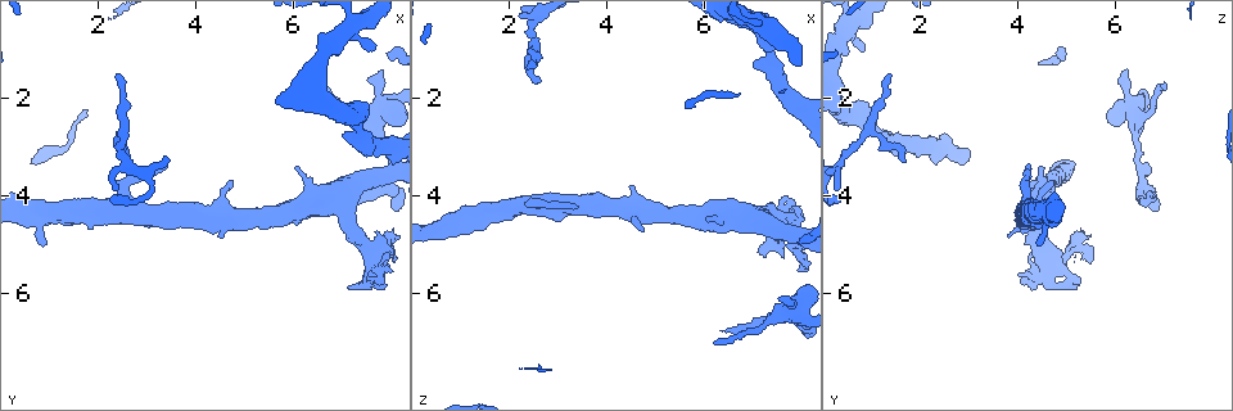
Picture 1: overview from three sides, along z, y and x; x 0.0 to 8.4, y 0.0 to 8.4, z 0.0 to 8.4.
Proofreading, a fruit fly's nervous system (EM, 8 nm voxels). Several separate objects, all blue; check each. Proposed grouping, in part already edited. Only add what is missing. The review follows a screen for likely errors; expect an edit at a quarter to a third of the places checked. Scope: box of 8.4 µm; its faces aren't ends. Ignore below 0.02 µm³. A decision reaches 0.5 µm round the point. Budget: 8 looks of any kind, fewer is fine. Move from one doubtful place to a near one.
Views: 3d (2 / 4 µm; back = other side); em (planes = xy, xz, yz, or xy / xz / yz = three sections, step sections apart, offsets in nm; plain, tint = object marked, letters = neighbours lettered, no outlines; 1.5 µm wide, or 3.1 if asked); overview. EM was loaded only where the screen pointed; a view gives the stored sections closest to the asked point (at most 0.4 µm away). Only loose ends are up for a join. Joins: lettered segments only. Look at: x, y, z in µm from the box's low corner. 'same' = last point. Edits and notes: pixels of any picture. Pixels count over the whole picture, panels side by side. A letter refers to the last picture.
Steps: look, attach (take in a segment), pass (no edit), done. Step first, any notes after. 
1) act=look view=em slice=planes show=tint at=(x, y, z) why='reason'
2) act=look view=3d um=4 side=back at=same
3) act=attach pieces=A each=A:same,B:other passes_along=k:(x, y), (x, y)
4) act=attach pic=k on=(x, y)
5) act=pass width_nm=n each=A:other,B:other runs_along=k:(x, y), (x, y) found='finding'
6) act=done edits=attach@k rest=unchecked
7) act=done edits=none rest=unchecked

act=look view=3d um=2 at=(4.75, 3.75, 4.70) why='an open end'

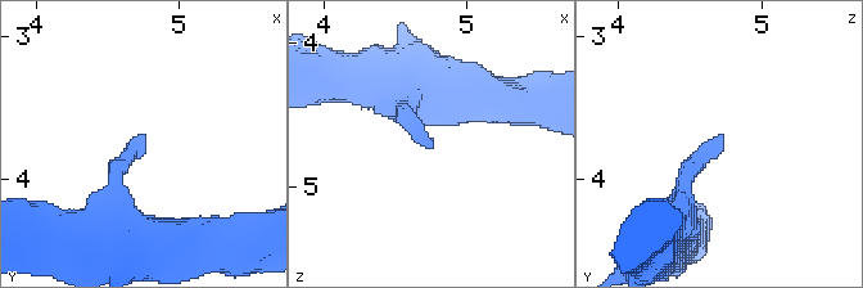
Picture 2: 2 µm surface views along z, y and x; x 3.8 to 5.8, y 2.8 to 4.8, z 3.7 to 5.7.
act=look view=em slice=planes show=letters at=(4.76, 3.70, 4.74) why='now the EM'

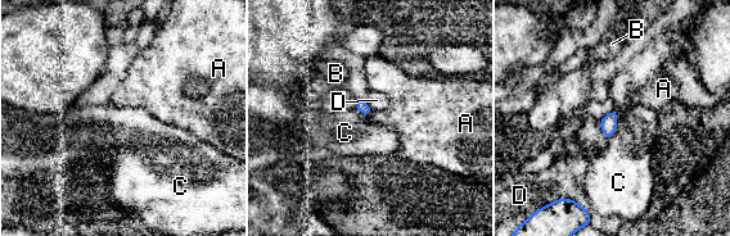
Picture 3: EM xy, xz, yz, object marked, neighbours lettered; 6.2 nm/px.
act=pass each=A:other,B:other,C:other,D:other border=3:(372, 110), (368, 116) found='no lettered segment goes on from it'

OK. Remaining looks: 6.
act=look view=em slice=yz step=8 show=tint at=(6.15, 1.75, 7.10) why='branch stops here'

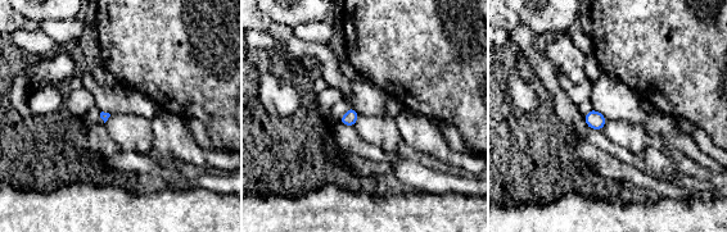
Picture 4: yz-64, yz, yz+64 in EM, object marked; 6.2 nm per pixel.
act=look view=em slice=yz step=8 show=letters at=same

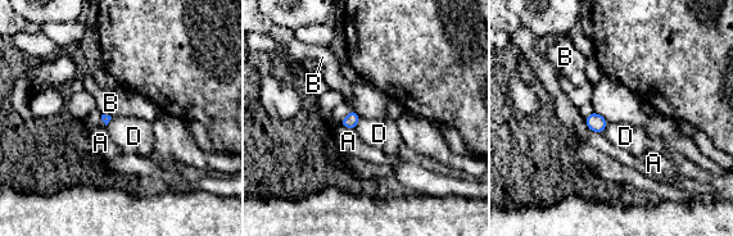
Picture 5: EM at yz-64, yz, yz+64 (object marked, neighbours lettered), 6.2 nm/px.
act=pass each=A:other,B:other,D:other border=5:(360, 118), (354, 127) found='no lettered segment goes on from it'

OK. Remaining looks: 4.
act=look view=3d um=4 at=(7.10, 5.85, 5.10) why='an open end'

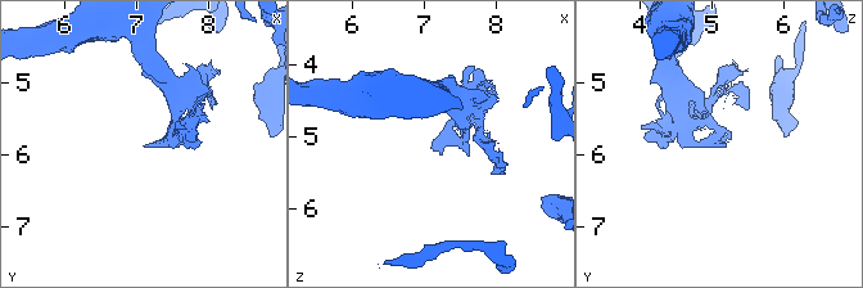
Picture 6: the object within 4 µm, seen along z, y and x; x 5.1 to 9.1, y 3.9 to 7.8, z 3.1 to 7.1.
act=look view=em slice=xy step=8 show=letters at=(7.10, 5.90, 5.15) why='now the EM'

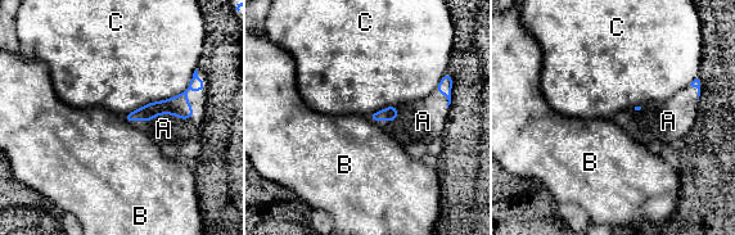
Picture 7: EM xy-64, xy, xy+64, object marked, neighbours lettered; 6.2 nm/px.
act=attach pieces=A longest_contact=C:550nm each=A:same,B:other,C:other passes_along=7:(177, 105), (157, 116), (163, 129) found='it goes on there'

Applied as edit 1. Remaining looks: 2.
act=look view=em slice=planes show=plain at=(2.35, 1.55, 1.40) why='an open end'

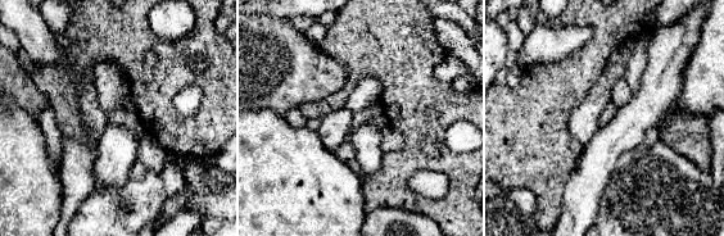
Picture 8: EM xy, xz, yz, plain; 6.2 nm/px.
act=look view=em slice=planes show=letters at=same

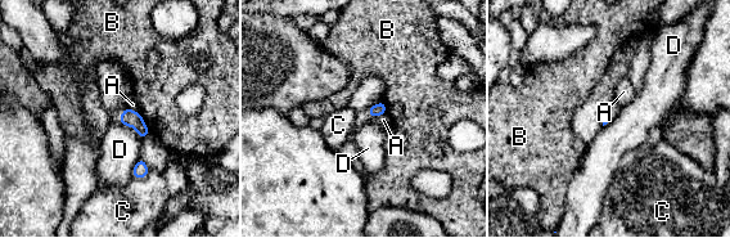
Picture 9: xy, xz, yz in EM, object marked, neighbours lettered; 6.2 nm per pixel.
act=pass each=A:other,B:other,C:other,D:other found='no lettered segment goes on from it'

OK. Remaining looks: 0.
act=done edits=attach@7 rest=unchecked

